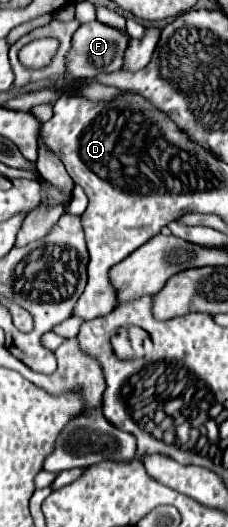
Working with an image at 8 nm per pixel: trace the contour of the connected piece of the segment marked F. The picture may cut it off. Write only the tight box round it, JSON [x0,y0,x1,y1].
[68,21,130,77]

